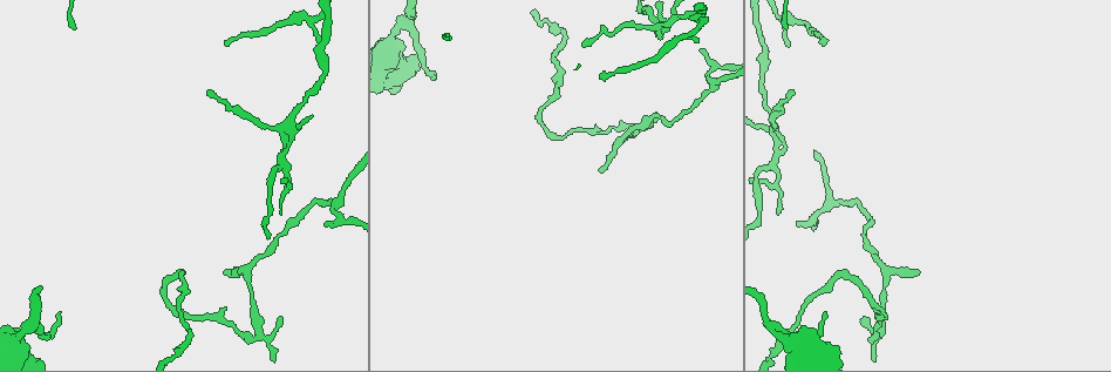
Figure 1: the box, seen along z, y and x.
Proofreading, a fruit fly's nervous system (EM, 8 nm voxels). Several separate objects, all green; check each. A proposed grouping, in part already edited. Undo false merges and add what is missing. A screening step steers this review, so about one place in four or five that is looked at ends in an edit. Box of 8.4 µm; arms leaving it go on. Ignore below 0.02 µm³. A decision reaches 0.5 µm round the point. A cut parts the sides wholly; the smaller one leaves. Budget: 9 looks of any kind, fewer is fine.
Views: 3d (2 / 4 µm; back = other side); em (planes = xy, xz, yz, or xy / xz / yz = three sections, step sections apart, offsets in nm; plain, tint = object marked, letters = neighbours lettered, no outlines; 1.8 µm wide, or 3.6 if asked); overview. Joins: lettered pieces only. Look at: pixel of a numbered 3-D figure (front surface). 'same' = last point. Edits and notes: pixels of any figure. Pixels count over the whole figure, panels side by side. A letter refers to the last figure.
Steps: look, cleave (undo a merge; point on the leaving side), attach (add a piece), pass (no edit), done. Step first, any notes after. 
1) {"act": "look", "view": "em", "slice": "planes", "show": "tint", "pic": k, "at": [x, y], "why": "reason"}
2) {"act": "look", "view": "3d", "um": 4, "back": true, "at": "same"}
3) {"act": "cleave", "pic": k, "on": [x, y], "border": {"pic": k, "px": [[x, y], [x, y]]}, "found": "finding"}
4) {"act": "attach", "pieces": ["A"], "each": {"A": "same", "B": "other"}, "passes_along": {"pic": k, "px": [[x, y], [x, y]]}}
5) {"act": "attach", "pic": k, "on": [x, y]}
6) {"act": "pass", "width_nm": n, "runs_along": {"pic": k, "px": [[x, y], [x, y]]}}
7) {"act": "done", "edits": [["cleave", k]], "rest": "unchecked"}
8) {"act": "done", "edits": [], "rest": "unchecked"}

{"act": "look", "view": "3d", "um": 2, "pic": 1, "at": [701, 48], "why": "branch stops here"}

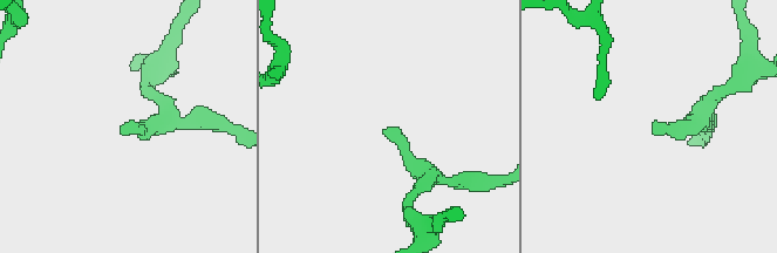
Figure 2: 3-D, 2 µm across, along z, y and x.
{"act": "look", "view": "em", "slice": "planes", "show": "letters", "pic": 2, "at": [653, 129]}

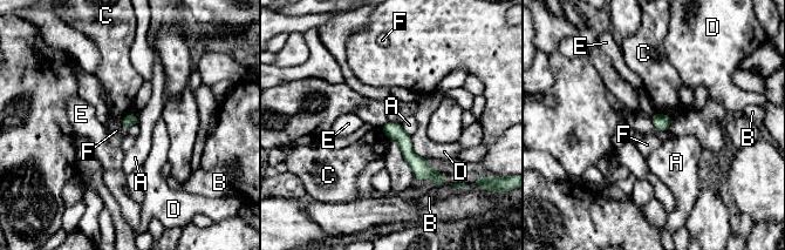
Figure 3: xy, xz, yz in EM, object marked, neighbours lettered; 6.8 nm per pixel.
{"act": "pass", "each": {"A": "other", "B": "other", "C": "other", "D": "other", "E": "other", "F": "other"}, "runs_along": {"pic": 3, "px": [[389, 124], [408, 154], [436, 177]]}, "found": "none of them fits"}

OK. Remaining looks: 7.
{"act": "look", "view": "em", "slice": "planes", "show": "letters", "pic": 1, "at": [582, 47], "why": "tapers out"}

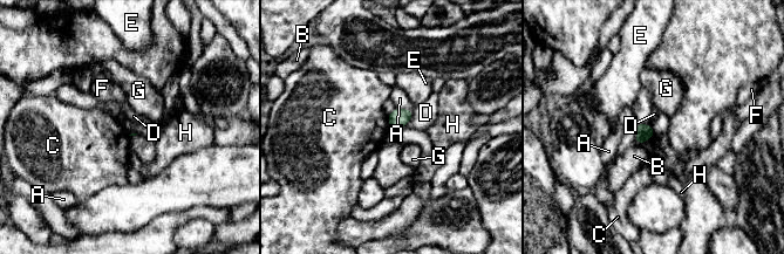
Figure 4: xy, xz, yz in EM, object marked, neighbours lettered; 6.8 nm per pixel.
{"act": "pass", "each": {"A": "other", "B": "other", "C": "other", "D": "other", "E": "other", "F": "other", "G": "other", "H": "other"}, "border": {"pic": 4, "px": [[387, 115], [389, 128]]}, "found": "none of them fits"}

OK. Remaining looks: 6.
{"act": "look", "view": "em", "um": 3.6, "slice": "planes", "show": "letters", "pic": 1, "at": [667, 23], "why": "abrupt turn"}

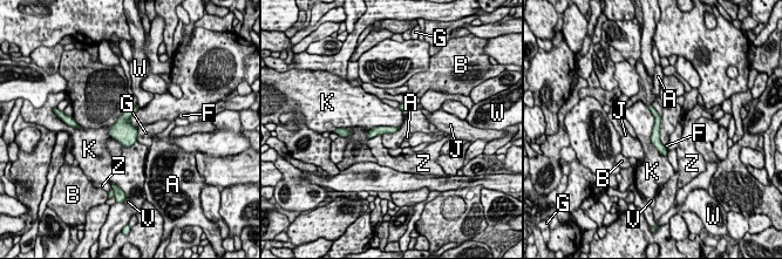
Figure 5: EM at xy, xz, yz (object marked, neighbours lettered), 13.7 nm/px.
{"act": "pass", "each": {"A": "other", "B": "other", "F": "other", "G": "other", "J": "other", "K": "other", "V": "other", "W": "other", "Z": "other"}, "border": {"pic": 5, "px": [[647, 107], [651, 143], [666, 156]]}, "found": "continuous, no second cell"}

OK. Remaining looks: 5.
{"act": "look", "view": "3d", "um": 4, "pic": 1, "at": [249, 340], "why": "abrupt turn"}

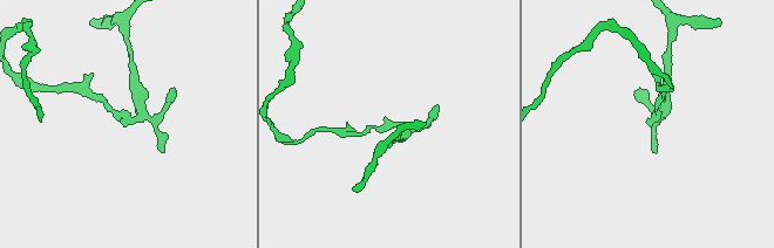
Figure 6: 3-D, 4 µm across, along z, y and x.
{"act": "look", "view": "em", "um": 3.6, "slice": "planes", "show": "letters", "pic": 6, "at": [130, 117]}

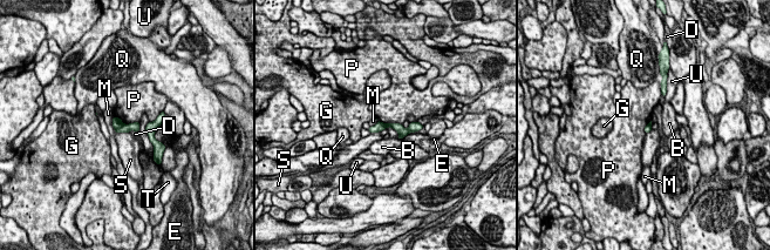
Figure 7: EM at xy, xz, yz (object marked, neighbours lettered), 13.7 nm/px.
{"act": "cleave", "pic": 7, "on": [117, 122], "each": {"B": "other", "D": "other", "E": "other", "G": "other", "M": "other", "P": "other", "Q": "other", "S": "other", "T": "other", "U": "other"}, "border": {"pic": 7, "px": [[123, 123], [115, 129]]}, "found": "a second cell is stuck on"}

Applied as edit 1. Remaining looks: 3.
{"act": "done", "edits": [["cleave", 7]], "rest": "unchecked"}

